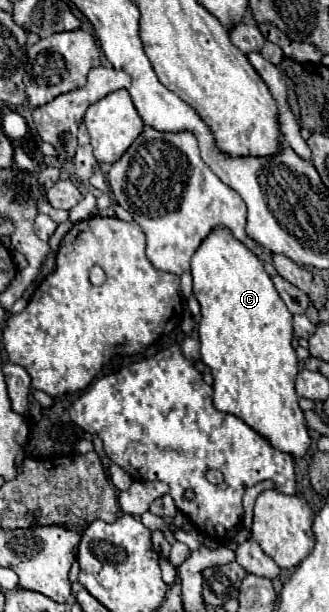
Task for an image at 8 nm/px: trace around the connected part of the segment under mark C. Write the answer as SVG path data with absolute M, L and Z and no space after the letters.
M216 226L192 256L192 278L194 296L202 308L202 320L198 326L200 354L204 364L212 368L214 376L214 406L220 412L228 412L244 420L258 434L268 438L274 448L302 458L310 448L310 436L294 392L298 358L290 344L292 314L278 296L262 260L256 258L256 254L252 254L240 240L236 240L226 226Z

